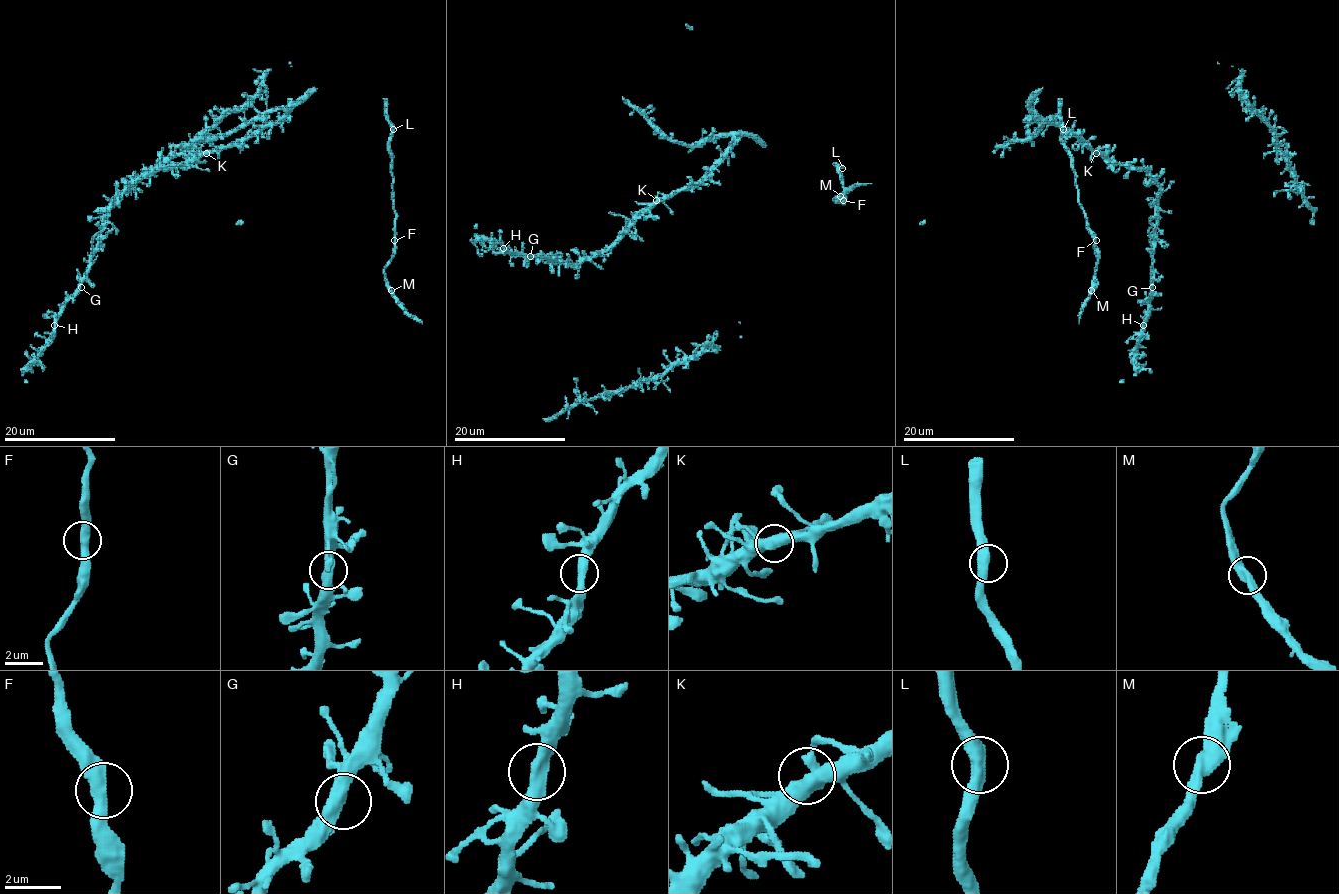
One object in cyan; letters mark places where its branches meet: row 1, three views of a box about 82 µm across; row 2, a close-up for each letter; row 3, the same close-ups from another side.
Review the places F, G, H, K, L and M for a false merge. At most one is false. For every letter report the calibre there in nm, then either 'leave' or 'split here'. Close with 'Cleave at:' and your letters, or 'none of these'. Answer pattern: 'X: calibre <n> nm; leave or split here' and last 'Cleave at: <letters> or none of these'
F: calibre 460 nm; leave
G: calibre 480 nm; leave
H: calibre 440 nm; leave
K: calibre 500 nm; leave
L: calibre 480 nm; leave
M: calibre 460 nm; leave
Cleave at: none of these

